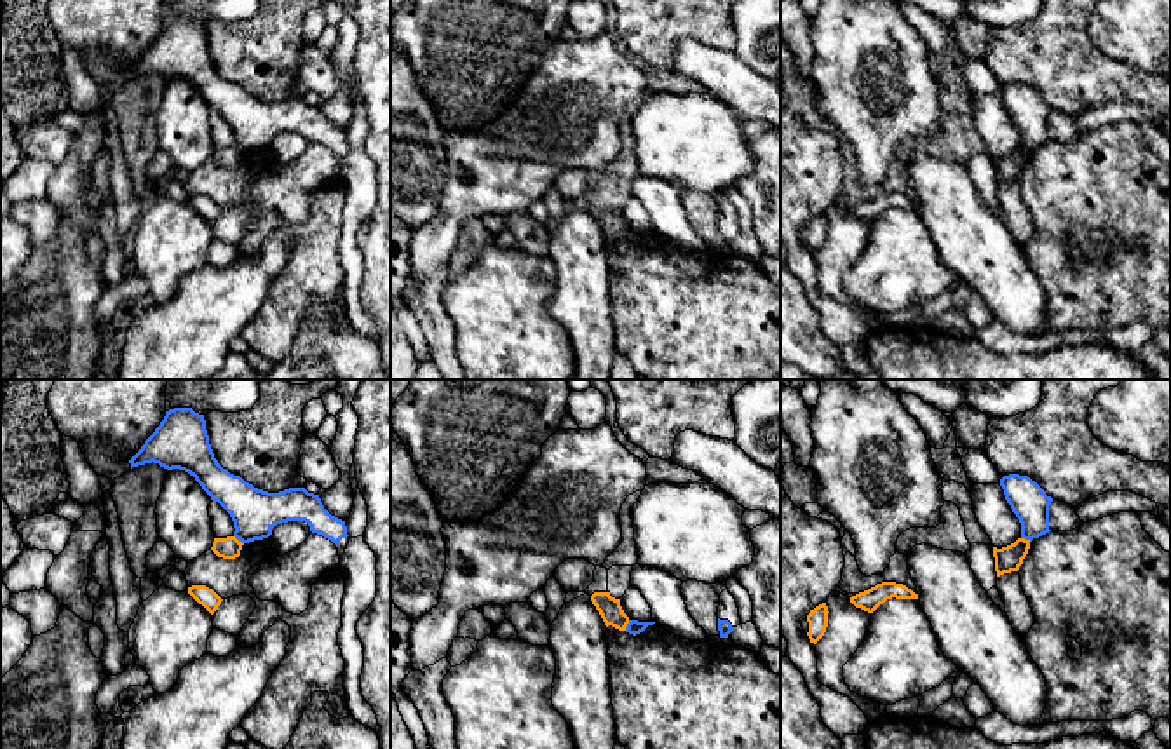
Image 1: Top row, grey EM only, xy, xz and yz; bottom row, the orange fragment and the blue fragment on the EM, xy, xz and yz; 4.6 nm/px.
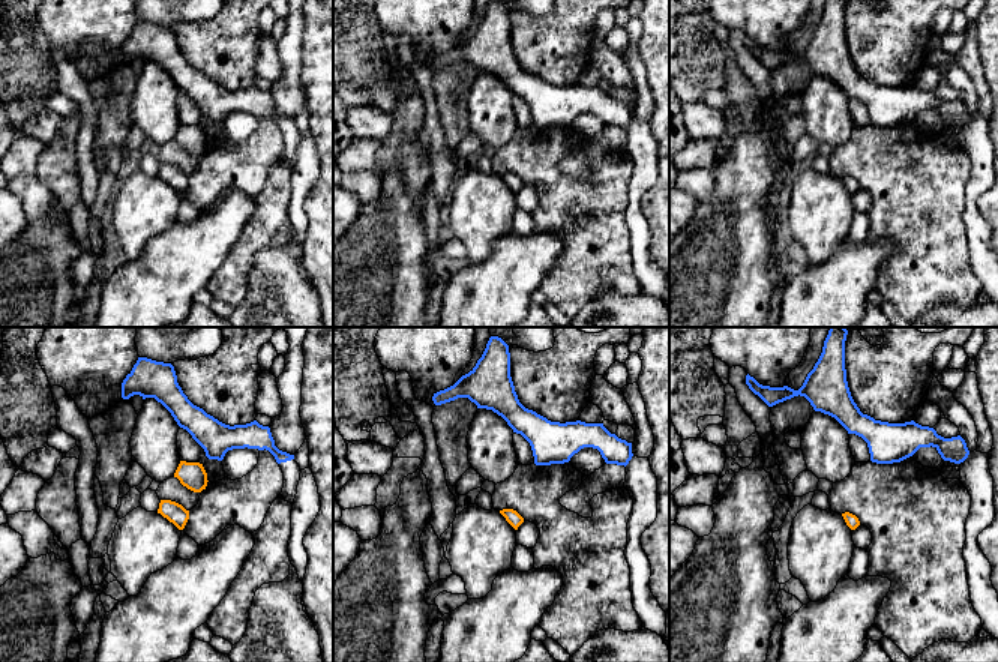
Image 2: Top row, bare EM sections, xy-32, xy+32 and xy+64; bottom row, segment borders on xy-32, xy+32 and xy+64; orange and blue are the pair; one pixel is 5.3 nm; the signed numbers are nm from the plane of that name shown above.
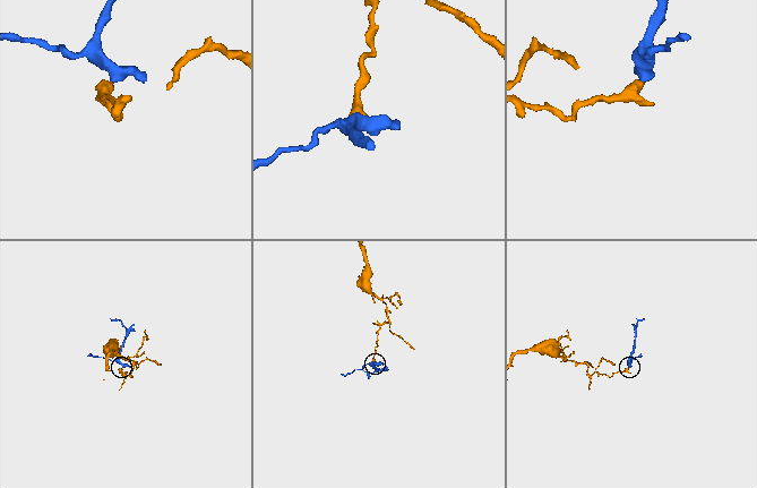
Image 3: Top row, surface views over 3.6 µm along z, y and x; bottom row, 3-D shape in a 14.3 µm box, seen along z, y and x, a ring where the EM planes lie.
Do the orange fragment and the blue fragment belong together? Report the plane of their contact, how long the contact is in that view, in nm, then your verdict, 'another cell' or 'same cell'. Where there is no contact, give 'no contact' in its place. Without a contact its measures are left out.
contact in xy; length 60 nm; another cell

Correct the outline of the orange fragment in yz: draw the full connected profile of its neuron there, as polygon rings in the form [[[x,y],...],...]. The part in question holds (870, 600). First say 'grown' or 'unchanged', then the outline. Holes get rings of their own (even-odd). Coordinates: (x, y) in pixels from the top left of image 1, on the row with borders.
unchanged; [[[882,582],[864,592],[852,596],[850,603],[856,608],[873,613],[880,604],[883,604],[887,599],[892,599],[892,597],[918,599],[918,594],[915,594],[911,589],[908,589],[903,584]]]

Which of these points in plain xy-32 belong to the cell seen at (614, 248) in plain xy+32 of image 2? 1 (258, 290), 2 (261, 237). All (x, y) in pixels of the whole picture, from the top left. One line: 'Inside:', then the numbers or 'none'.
Inside: 2

